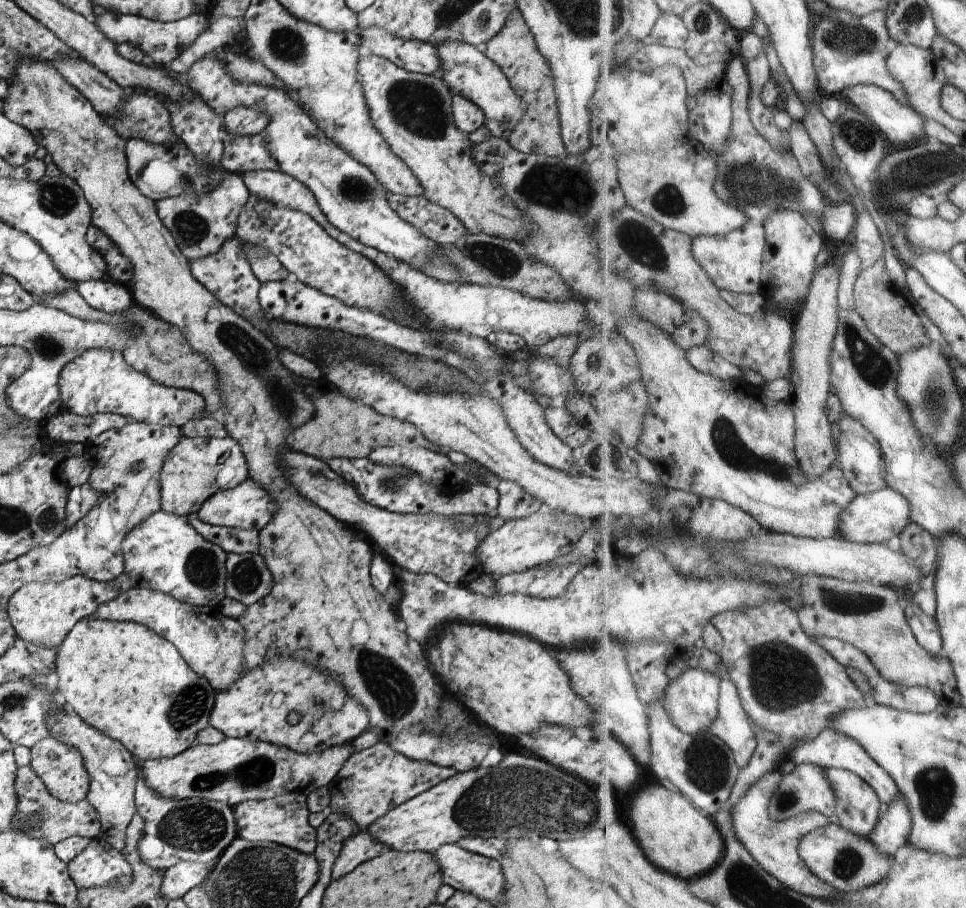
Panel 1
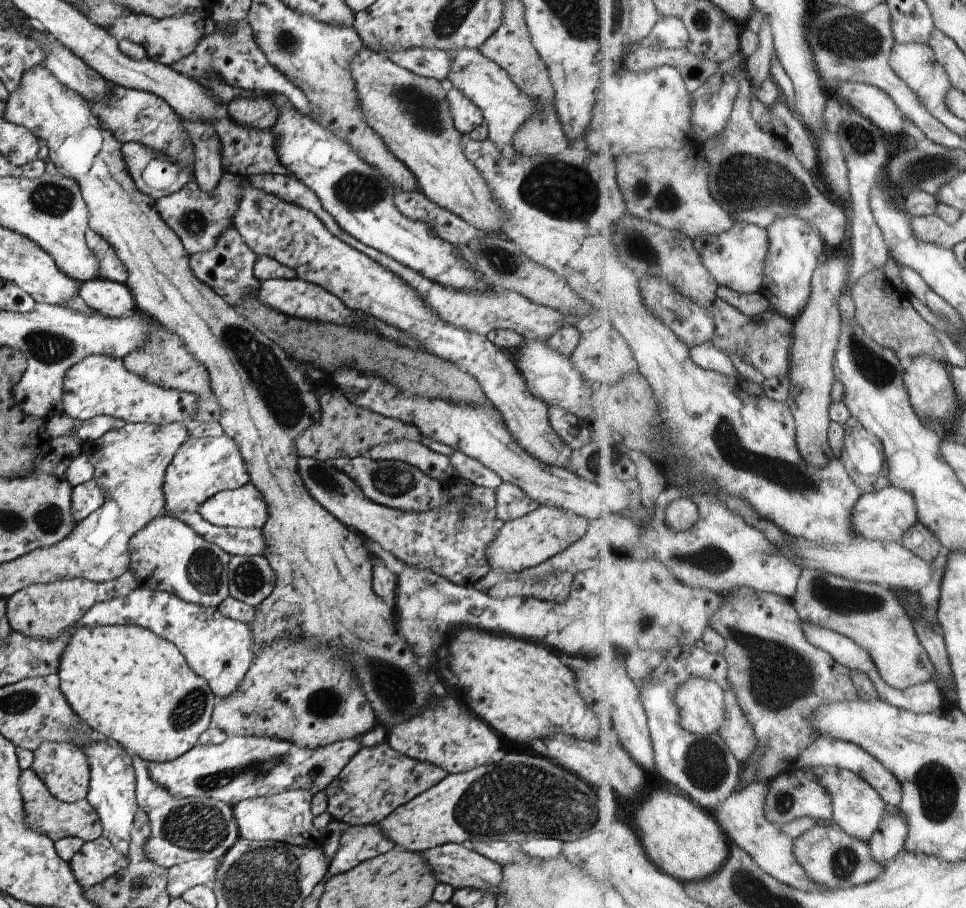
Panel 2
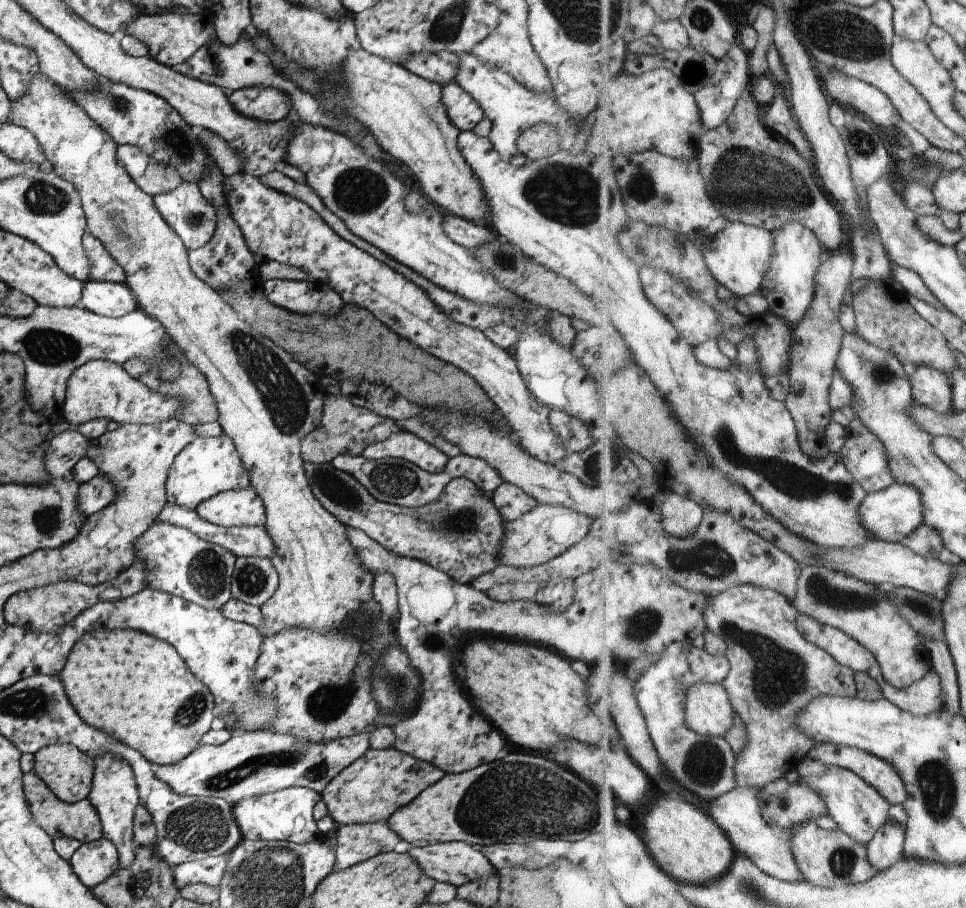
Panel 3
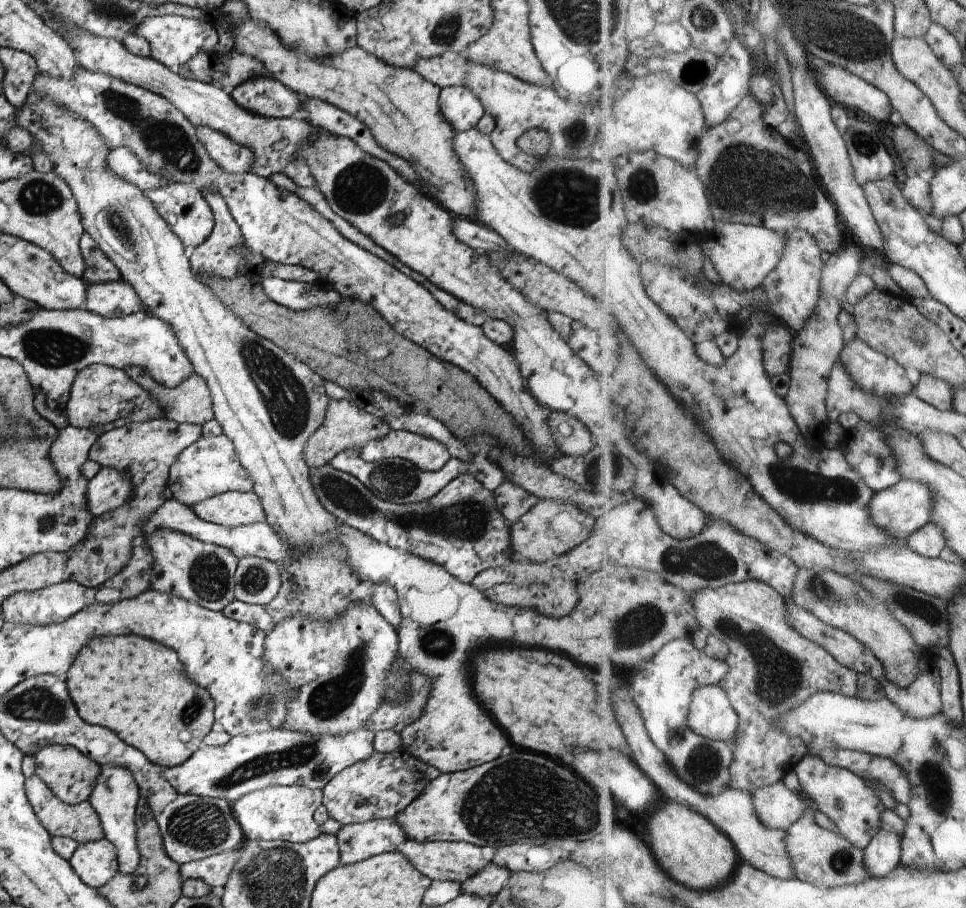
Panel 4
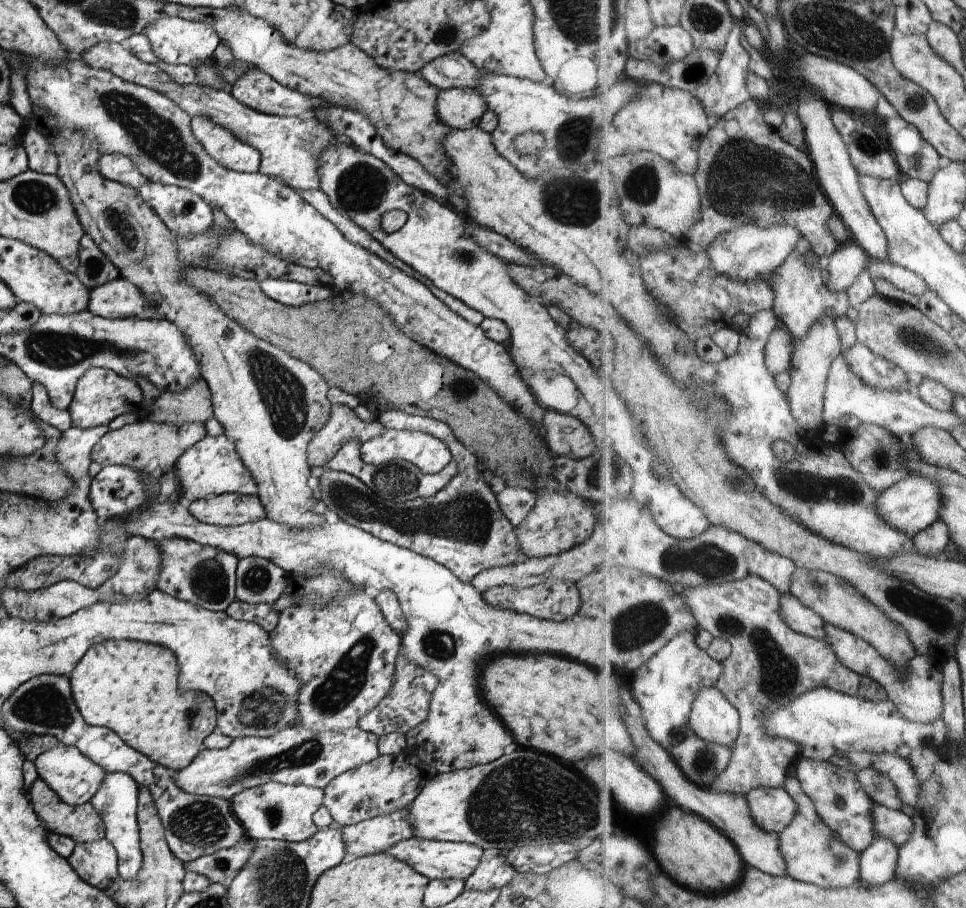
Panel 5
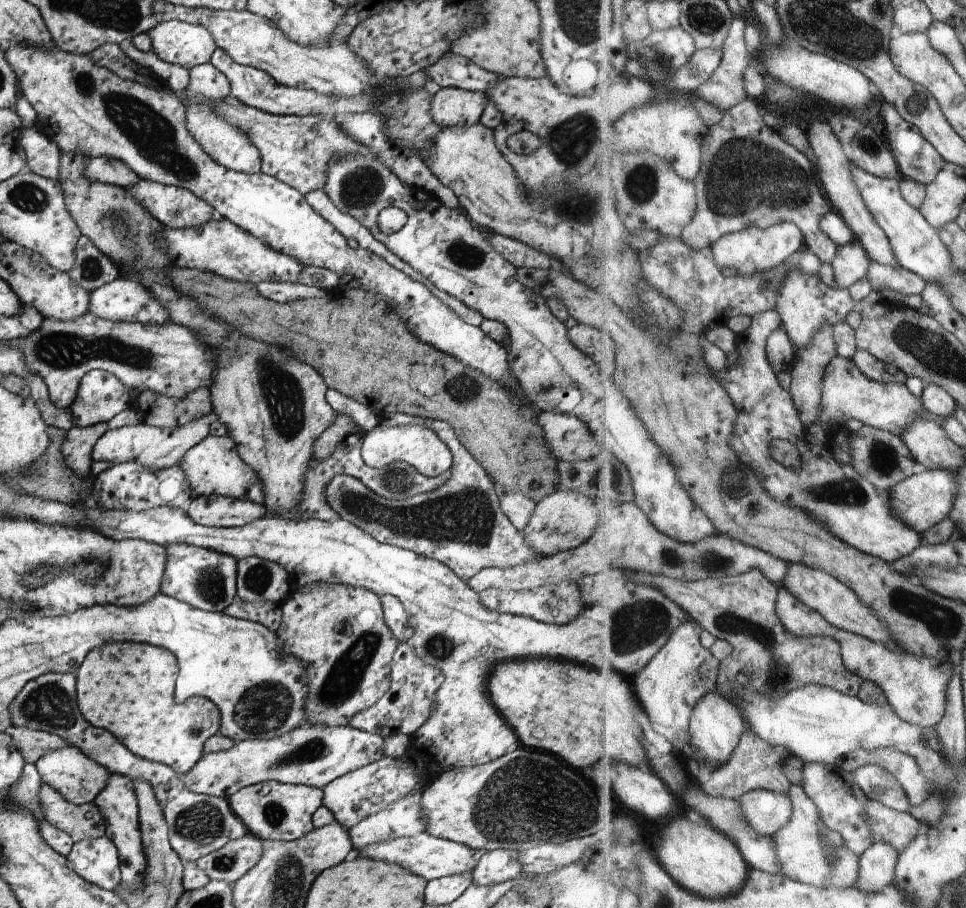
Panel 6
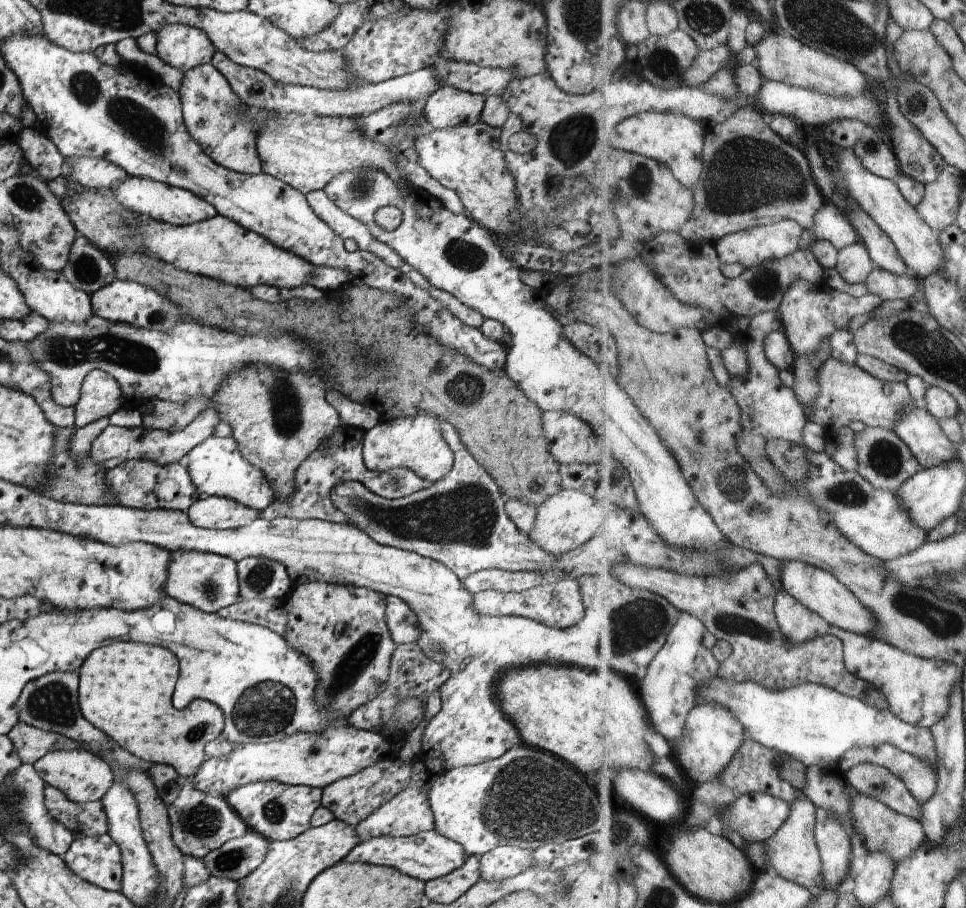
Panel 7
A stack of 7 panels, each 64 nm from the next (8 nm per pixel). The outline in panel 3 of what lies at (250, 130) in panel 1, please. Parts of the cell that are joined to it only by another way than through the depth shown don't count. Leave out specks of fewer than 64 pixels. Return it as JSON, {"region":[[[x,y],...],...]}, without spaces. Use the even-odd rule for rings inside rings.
{"region":[[[247,87],[229,93],[228,101],[246,118],[263,122],[285,120],[293,113],[288,94],[275,87]]]}

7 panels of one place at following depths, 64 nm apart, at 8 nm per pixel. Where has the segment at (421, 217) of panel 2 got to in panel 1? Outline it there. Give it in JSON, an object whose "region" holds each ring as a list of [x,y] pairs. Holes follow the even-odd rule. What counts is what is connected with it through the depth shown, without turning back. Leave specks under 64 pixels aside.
{"region":[[[389,194],[388,204],[404,222],[418,228],[424,238],[430,238],[436,244],[452,244],[466,236],[469,230],[458,217],[447,208],[430,202],[426,196],[400,196]]]}

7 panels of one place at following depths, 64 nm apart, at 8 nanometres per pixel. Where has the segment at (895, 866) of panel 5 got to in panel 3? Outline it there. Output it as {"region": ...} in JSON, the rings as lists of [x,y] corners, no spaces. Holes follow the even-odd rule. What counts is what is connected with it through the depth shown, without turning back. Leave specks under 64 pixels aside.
{"region":[[[890,820],[870,842],[870,862],[881,872],[893,868],[906,856],[908,830],[895,820]]]}

